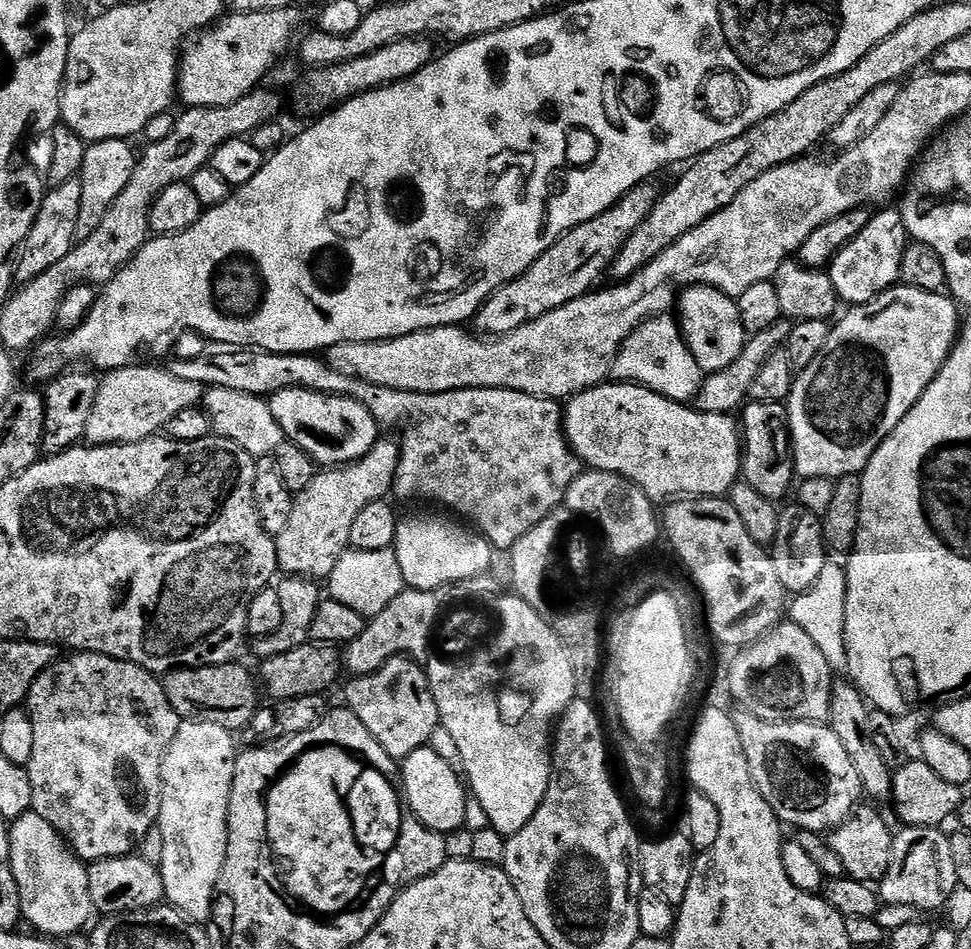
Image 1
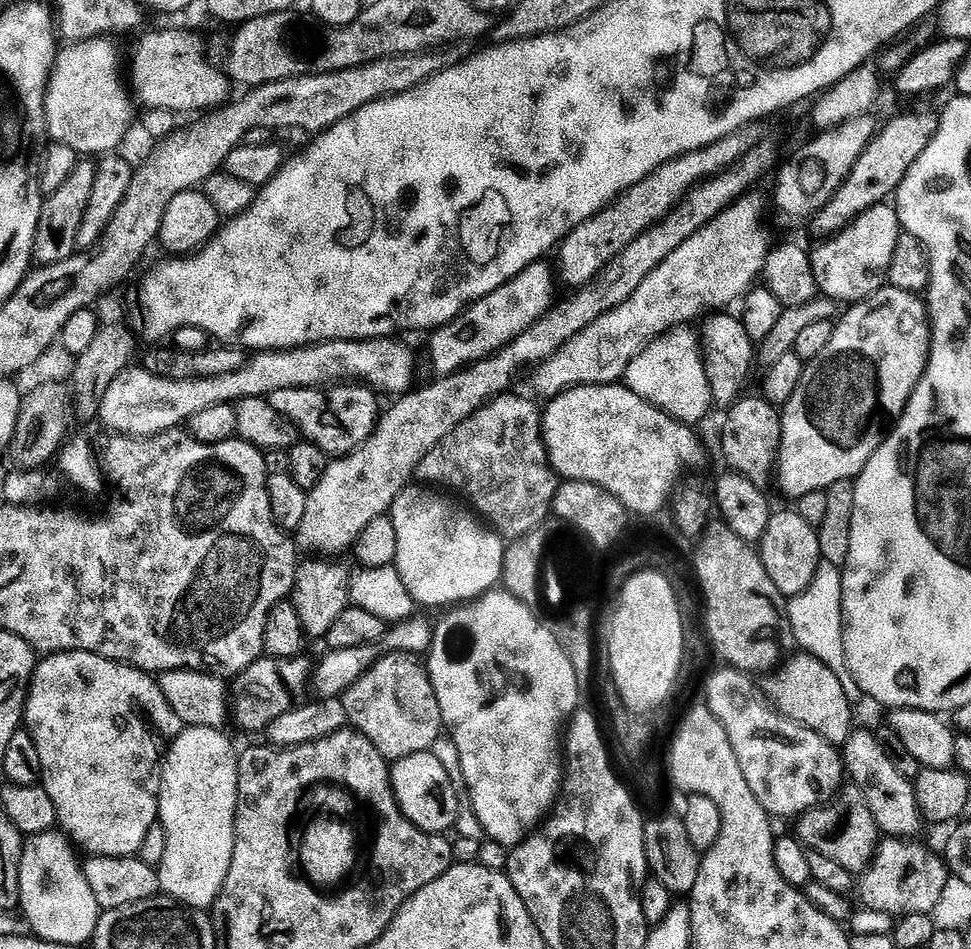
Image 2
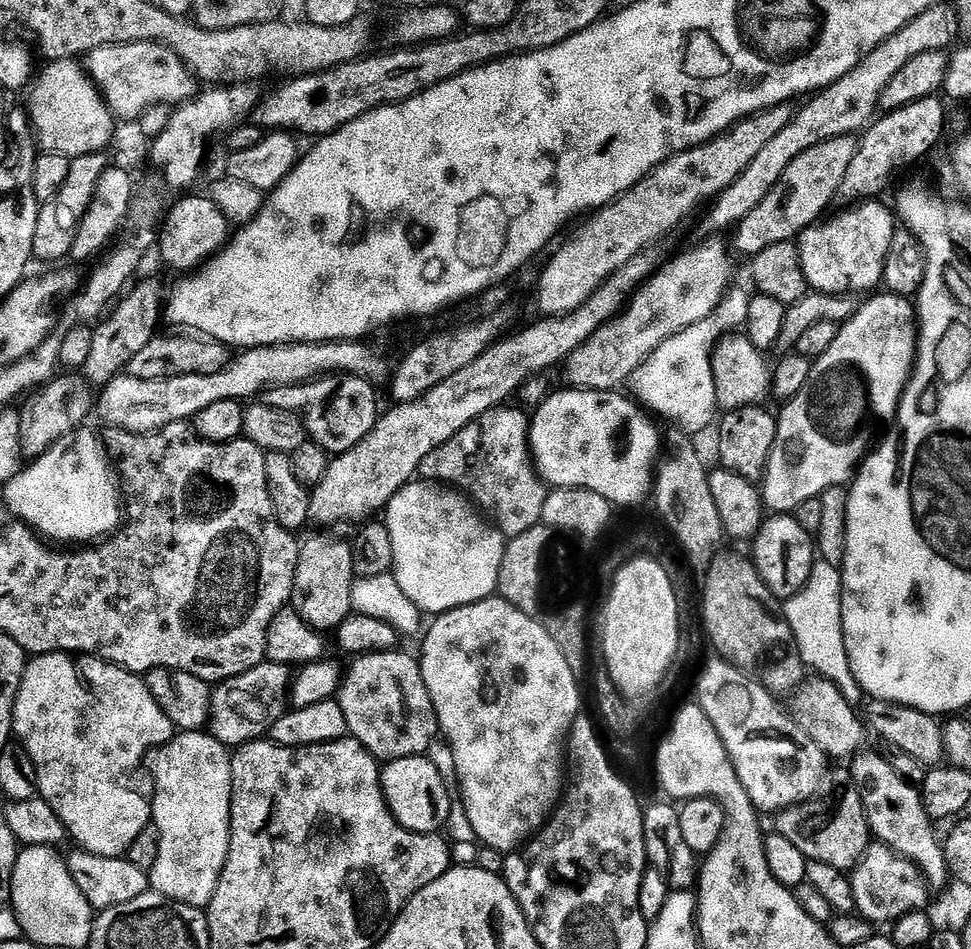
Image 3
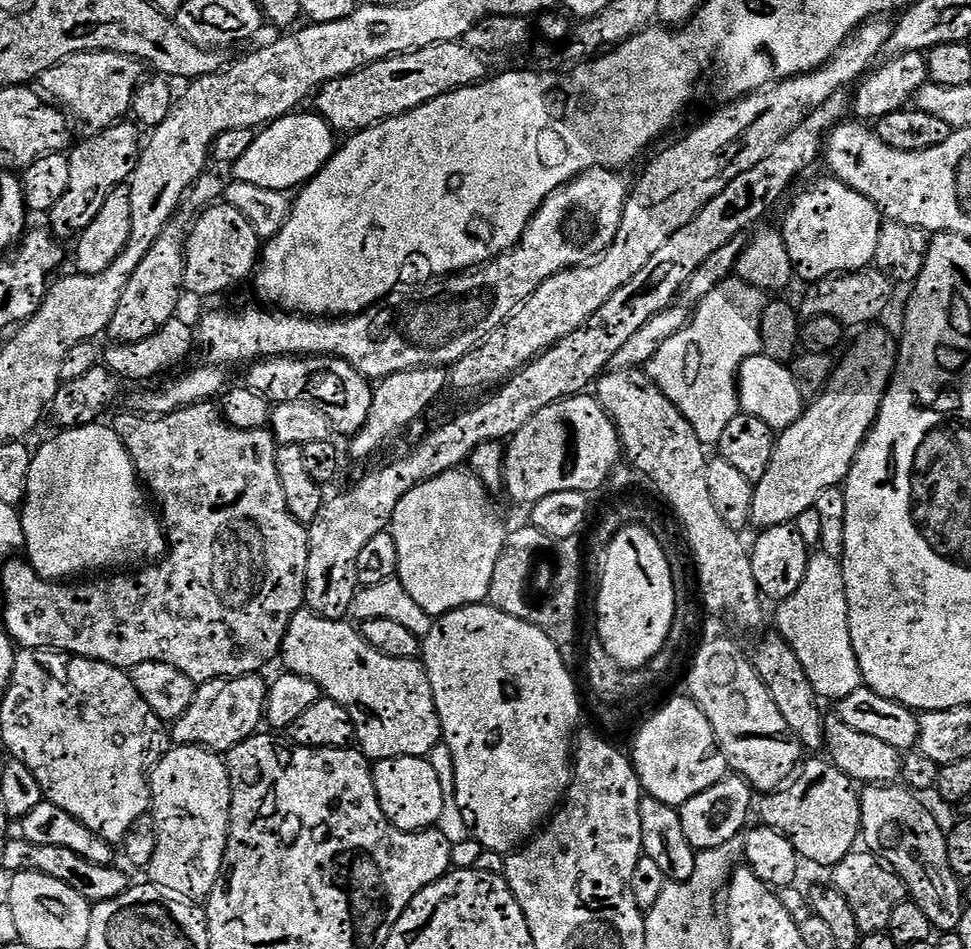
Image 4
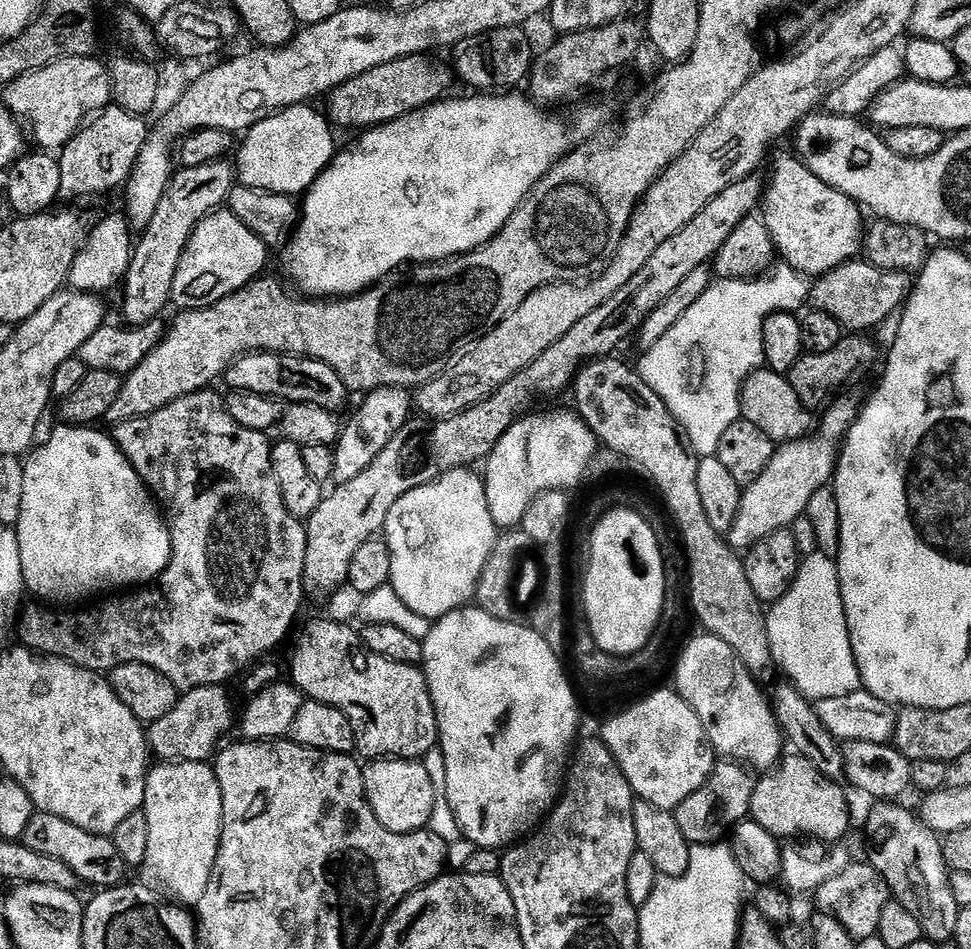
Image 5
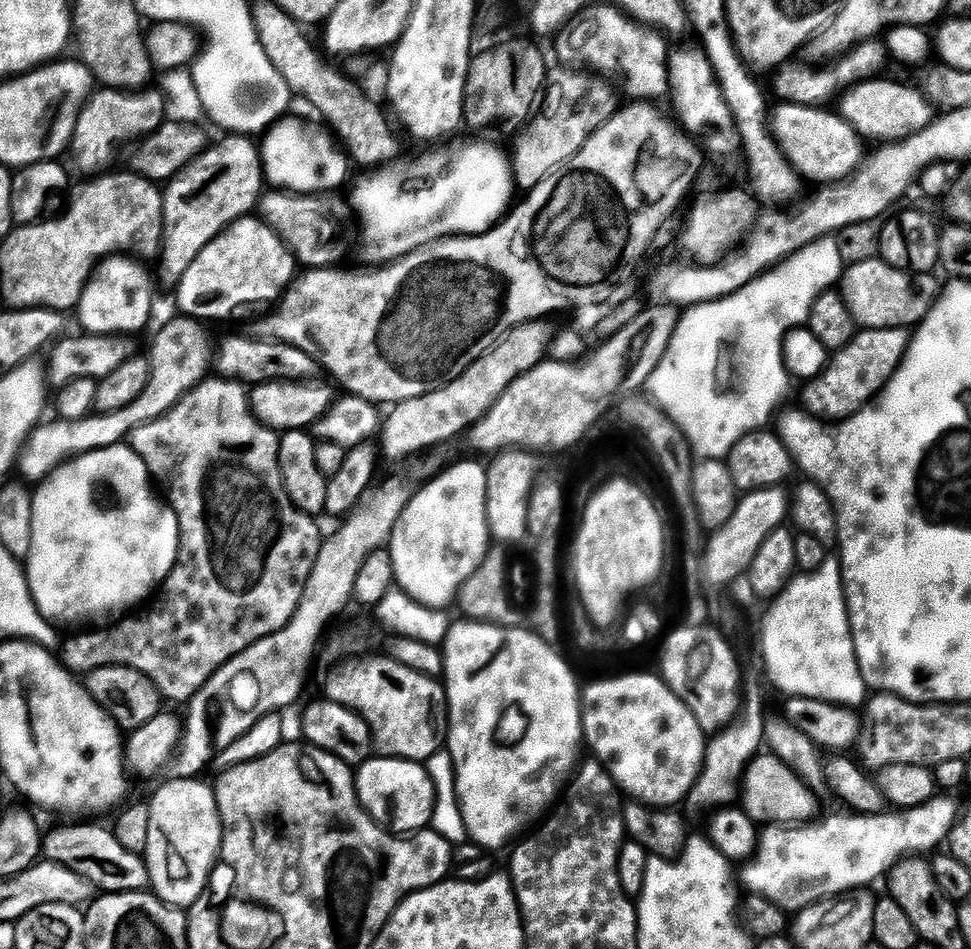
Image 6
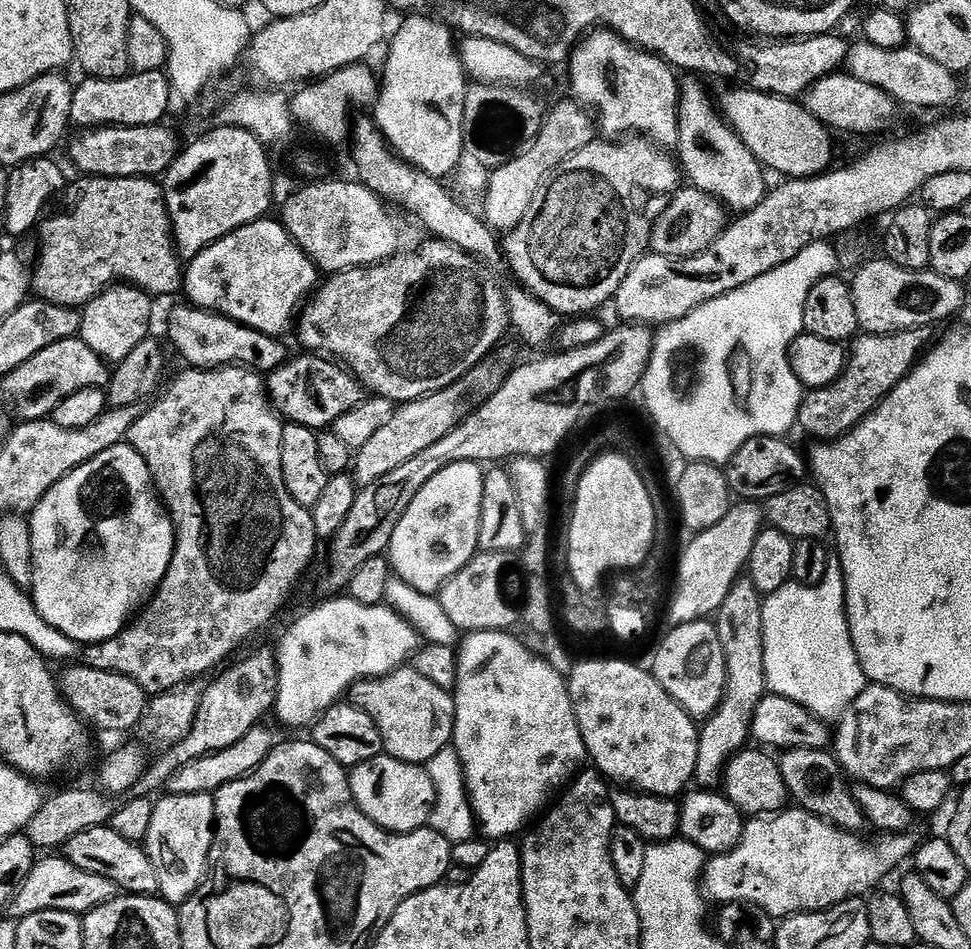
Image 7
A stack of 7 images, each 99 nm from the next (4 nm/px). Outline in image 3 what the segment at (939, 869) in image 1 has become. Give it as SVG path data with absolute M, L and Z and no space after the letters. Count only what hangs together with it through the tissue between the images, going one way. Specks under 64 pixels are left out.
M873 842L868 845L864 857L850 873L856 912L873 926L891 925L906 914L927 909L930 904L929 885L920 874L920 869L899 856L892 848Z

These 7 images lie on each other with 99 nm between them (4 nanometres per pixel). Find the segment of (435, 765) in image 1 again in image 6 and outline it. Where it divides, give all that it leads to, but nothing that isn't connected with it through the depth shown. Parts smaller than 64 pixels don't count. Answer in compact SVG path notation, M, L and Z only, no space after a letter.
M380 756L359 765L354 775L360 805L370 813L377 824L396 834L415 834L431 825L436 791L423 763Z

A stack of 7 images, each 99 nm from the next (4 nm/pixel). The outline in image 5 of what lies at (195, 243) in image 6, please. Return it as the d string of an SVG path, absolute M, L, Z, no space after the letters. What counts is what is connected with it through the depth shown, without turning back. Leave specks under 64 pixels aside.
M227 159L215 160L206 166L194 166L193 168L180 168L173 175L172 181L168 183L166 194L158 202L158 210L154 210L154 218L143 225L141 234L134 244L134 255L132 265L128 269L128 274L124 287L127 291L124 294L124 316L123 319L129 325L145 324L157 319L161 315L160 311L164 307L169 307L172 299L172 287L174 286L174 274L178 274L178 266L182 262L184 252L188 248L192 235L199 224L208 217L211 212L223 209L227 205L228 198L232 194L232 189L237 187L238 172L235 167L228 165Z

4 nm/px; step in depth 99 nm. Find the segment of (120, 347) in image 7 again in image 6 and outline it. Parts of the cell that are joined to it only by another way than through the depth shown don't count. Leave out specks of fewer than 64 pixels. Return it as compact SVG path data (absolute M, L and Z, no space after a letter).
M112 254L107 258L100 261L96 266L96 271L93 272L92 276L88 279L88 284L82 290L82 294L80 295L80 302L78 305L78 313L80 312L80 324L85 333L94 335L94 336L116 336L119 334L137 334L136 332L140 331L142 328L146 327L148 324L148 319L152 316L152 284L154 288L154 280L148 277L148 272L143 263L139 259L131 258L132 260L127 260L127 255L124 254Z

